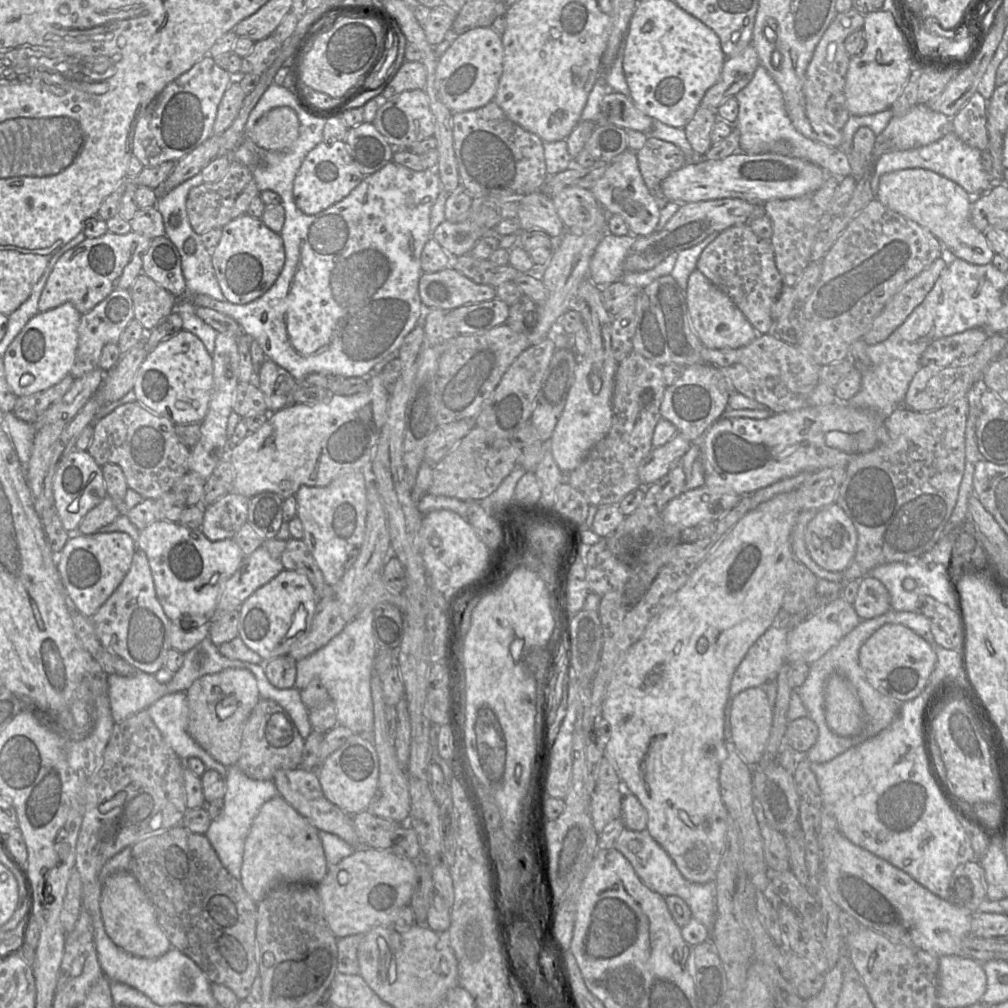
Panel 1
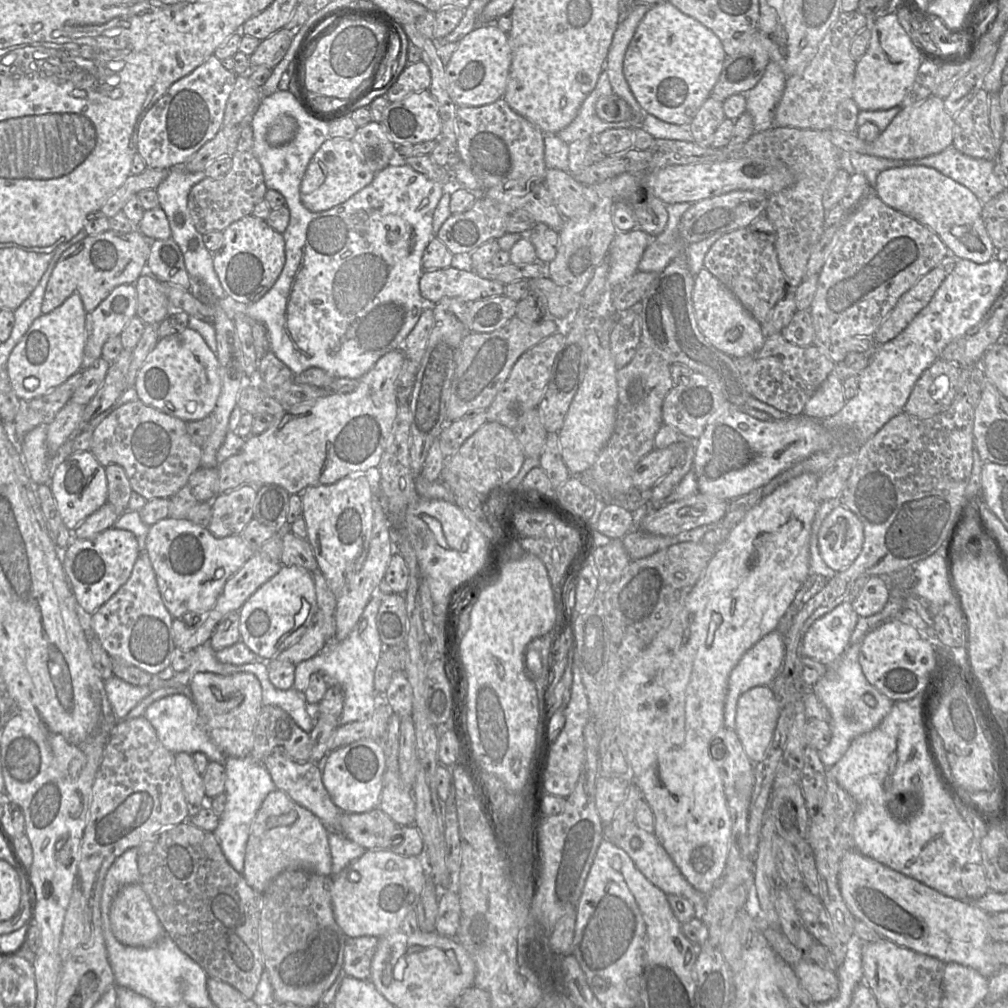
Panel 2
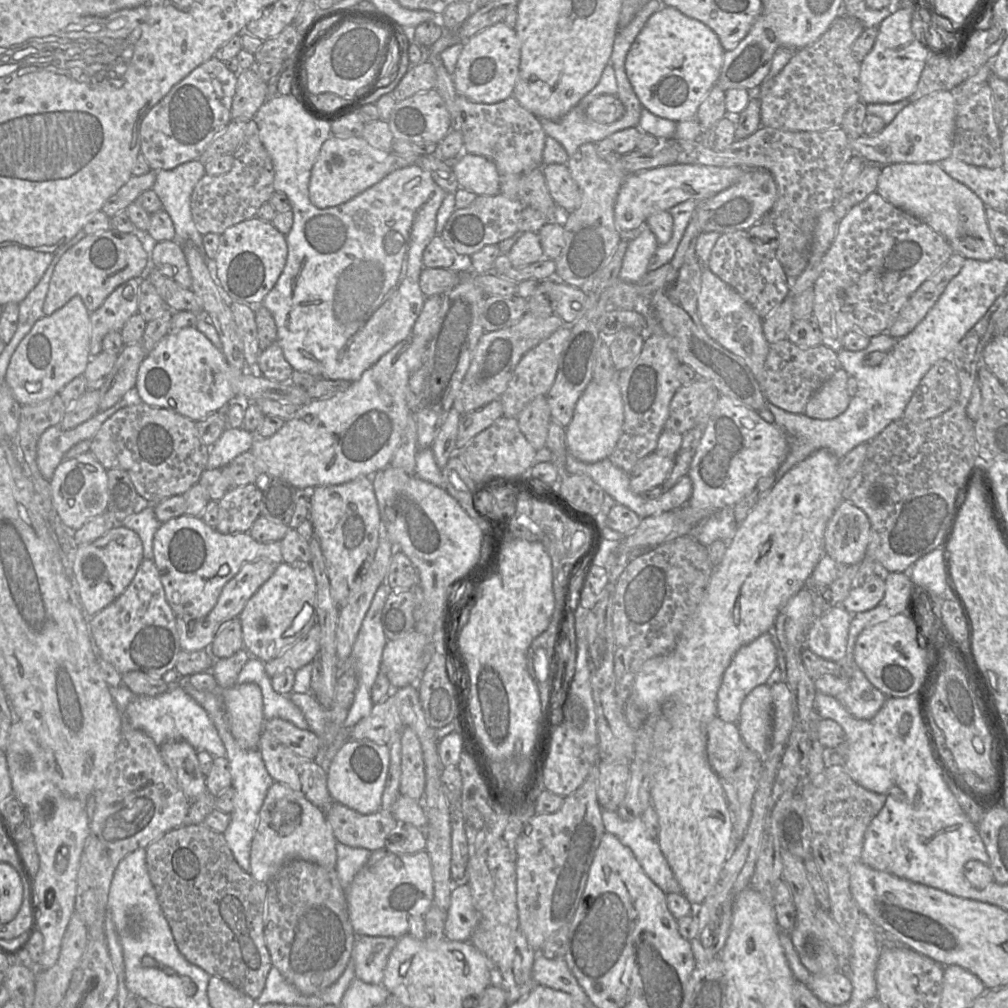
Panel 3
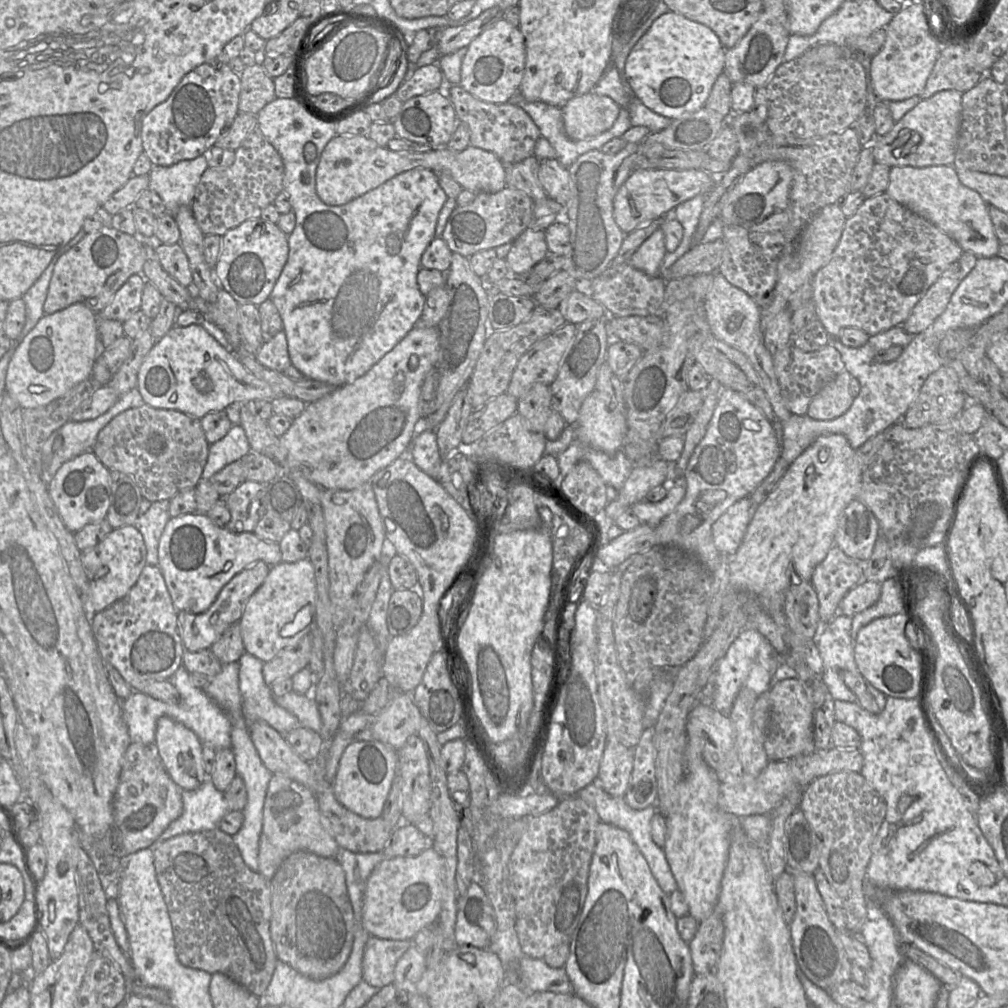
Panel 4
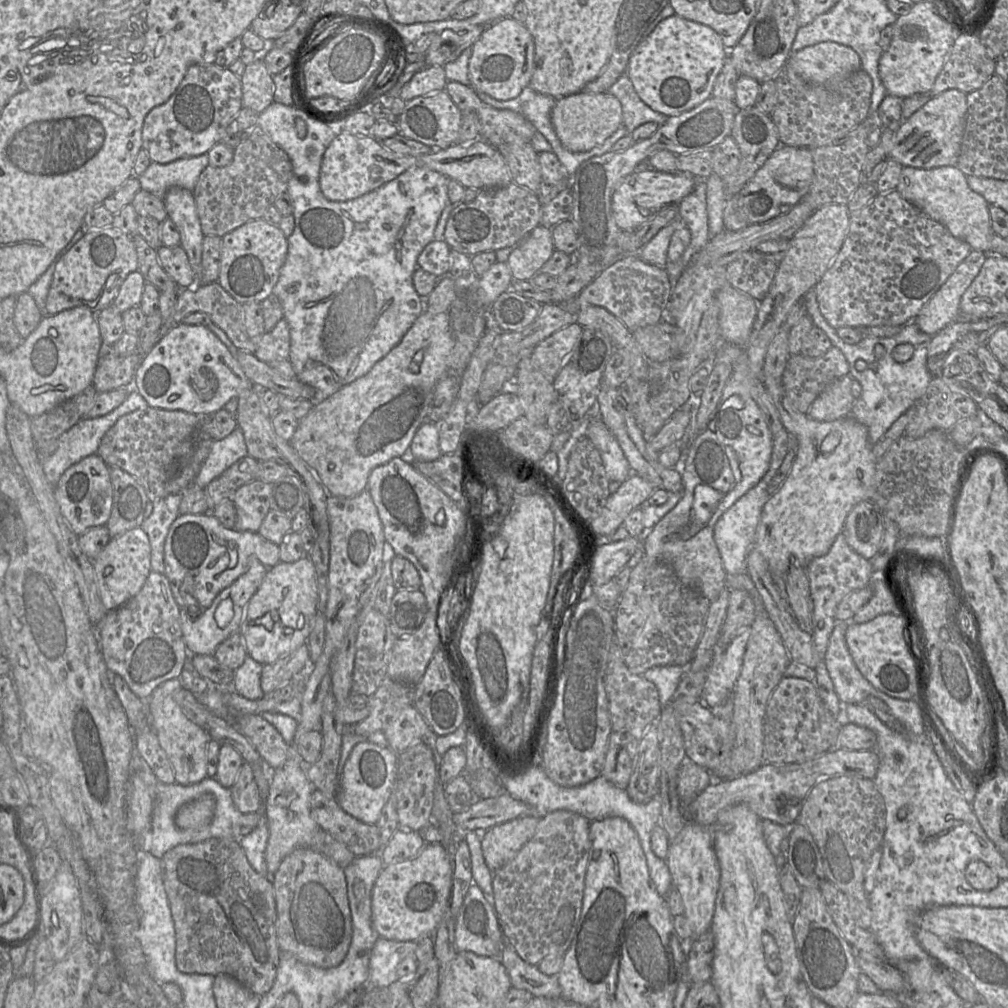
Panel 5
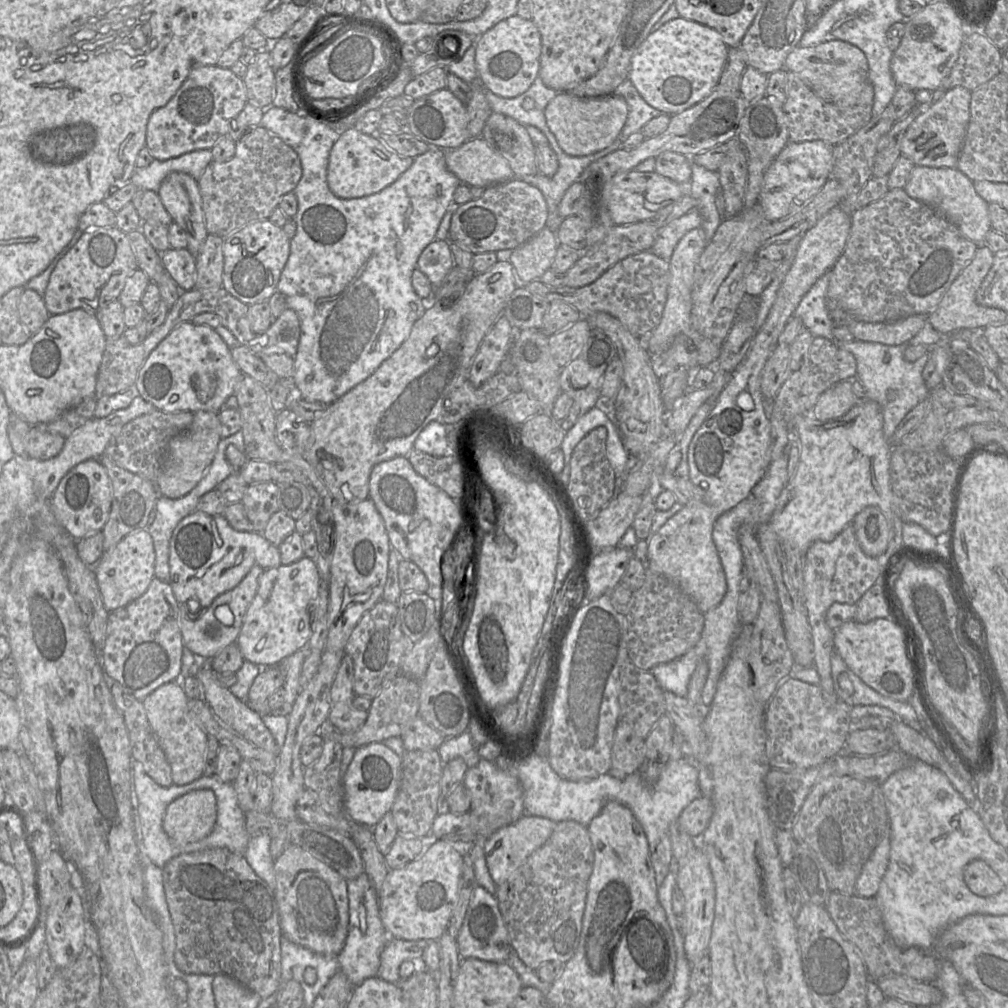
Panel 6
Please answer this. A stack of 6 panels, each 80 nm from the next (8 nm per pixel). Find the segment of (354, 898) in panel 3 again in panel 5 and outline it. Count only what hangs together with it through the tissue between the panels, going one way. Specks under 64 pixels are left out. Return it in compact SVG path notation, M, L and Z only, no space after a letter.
M428 843L415 857L383 866L371 895L371 919L378 935L396 941L433 936L448 908L452 879L453 859L440 843Z

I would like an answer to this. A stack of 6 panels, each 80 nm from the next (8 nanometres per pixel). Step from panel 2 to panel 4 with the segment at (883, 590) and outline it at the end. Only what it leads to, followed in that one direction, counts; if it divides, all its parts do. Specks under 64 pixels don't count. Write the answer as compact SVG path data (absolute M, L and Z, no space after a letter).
M862 580L851 588L838 605L838 614L852 617L877 602L881 594L881 583Z

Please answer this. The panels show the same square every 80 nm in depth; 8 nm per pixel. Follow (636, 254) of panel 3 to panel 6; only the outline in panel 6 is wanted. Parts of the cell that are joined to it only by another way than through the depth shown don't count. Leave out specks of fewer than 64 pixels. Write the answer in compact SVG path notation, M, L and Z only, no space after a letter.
M697 209L673 220L658 231L658 236L651 251L656 256L669 262L673 251L681 238L690 230L700 228L702 217Z

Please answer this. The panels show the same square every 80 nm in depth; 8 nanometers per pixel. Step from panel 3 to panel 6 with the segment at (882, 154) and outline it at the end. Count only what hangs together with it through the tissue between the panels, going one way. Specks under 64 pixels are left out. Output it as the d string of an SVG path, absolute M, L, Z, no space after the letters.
M962 86L947 90L938 101L927 106L909 125L901 141L901 155L908 157L915 166L956 168L970 119L970 100L971 91Z

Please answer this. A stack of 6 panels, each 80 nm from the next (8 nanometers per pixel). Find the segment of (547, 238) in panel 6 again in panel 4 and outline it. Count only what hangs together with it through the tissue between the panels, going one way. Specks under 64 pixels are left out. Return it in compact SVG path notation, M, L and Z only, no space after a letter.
M527 228L513 241L505 259L513 275L526 276L548 253L545 232Z

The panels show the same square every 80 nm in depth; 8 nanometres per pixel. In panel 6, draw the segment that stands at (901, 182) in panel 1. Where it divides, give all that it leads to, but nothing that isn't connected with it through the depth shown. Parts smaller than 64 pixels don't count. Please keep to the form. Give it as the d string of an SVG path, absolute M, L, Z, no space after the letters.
M914 166L903 188L907 195L938 212L975 244L982 245L991 229L988 203L975 191L973 182L957 168Z

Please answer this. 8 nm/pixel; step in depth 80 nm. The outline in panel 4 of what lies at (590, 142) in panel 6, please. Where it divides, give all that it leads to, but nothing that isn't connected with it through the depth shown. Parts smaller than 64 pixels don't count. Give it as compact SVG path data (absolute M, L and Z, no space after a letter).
M590 91L570 99L561 107L563 128L571 140L584 140L609 130L621 107L607 95Z

